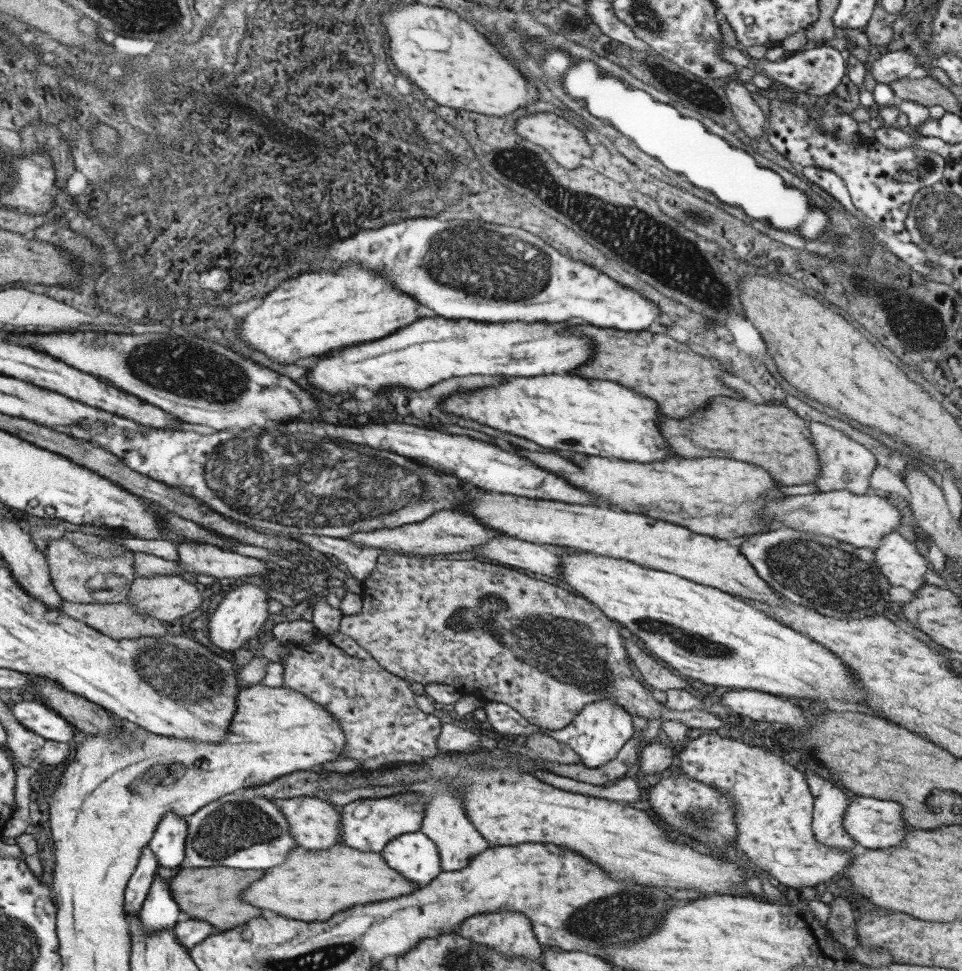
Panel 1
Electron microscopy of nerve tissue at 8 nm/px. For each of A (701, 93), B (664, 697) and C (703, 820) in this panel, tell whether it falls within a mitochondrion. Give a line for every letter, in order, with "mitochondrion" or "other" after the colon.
A: mitochondrion
B: other
C: mitochondrion

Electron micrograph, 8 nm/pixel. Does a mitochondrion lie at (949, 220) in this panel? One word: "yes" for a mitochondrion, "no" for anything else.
yes

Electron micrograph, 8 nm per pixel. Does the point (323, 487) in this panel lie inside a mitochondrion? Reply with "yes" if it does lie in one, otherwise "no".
yes

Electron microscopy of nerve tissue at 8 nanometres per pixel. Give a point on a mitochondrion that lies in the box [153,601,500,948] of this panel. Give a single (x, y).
(236, 825)

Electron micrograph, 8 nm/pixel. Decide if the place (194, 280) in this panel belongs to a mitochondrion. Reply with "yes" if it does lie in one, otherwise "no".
no

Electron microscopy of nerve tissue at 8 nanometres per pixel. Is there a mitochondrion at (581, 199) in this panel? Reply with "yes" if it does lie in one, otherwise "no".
yes

